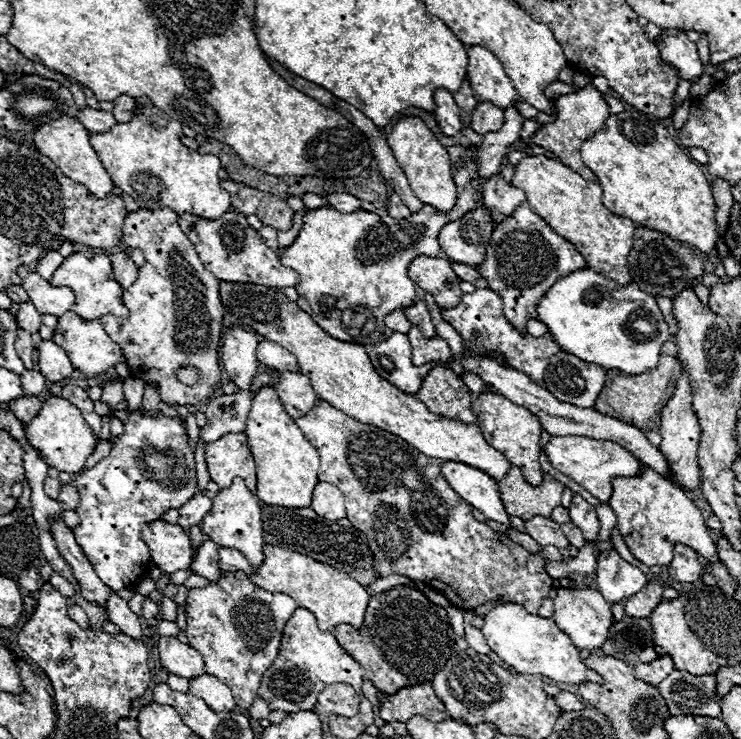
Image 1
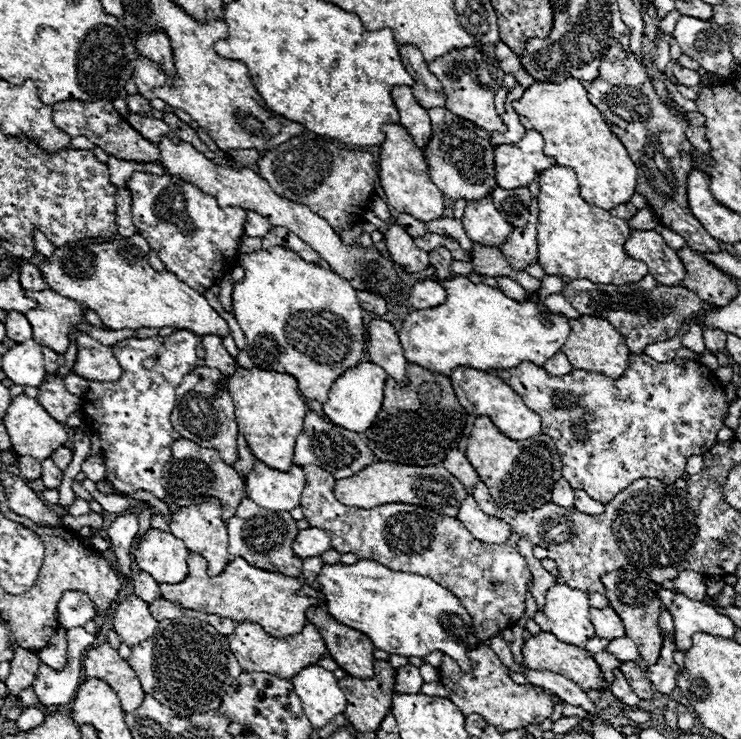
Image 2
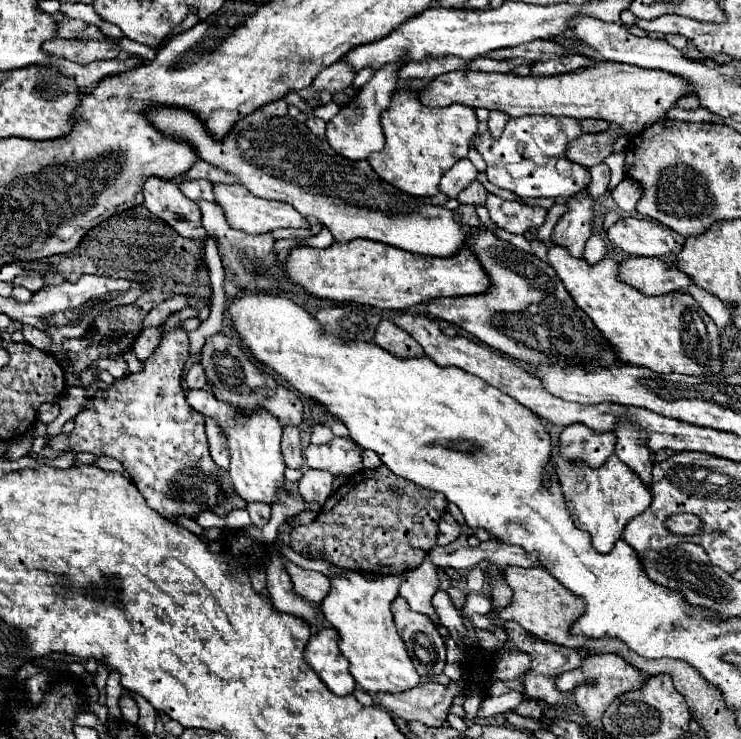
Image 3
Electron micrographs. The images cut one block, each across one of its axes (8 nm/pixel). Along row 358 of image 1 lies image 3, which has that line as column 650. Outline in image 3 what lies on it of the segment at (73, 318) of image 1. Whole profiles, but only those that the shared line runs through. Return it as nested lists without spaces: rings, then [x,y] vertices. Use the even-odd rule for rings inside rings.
[[[604,62],[592,68],[580,68],[558,76],[518,76],[488,72],[450,72],[432,80],[420,94],[424,106],[464,104],[470,108],[500,110],[512,118],[550,114],[570,118],[602,118],[620,126],[628,134],[642,132],[648,124],[662,120],[676,100],[692,94],[692,88],[678,76],[660,70],[636,68],[620,62]]]

